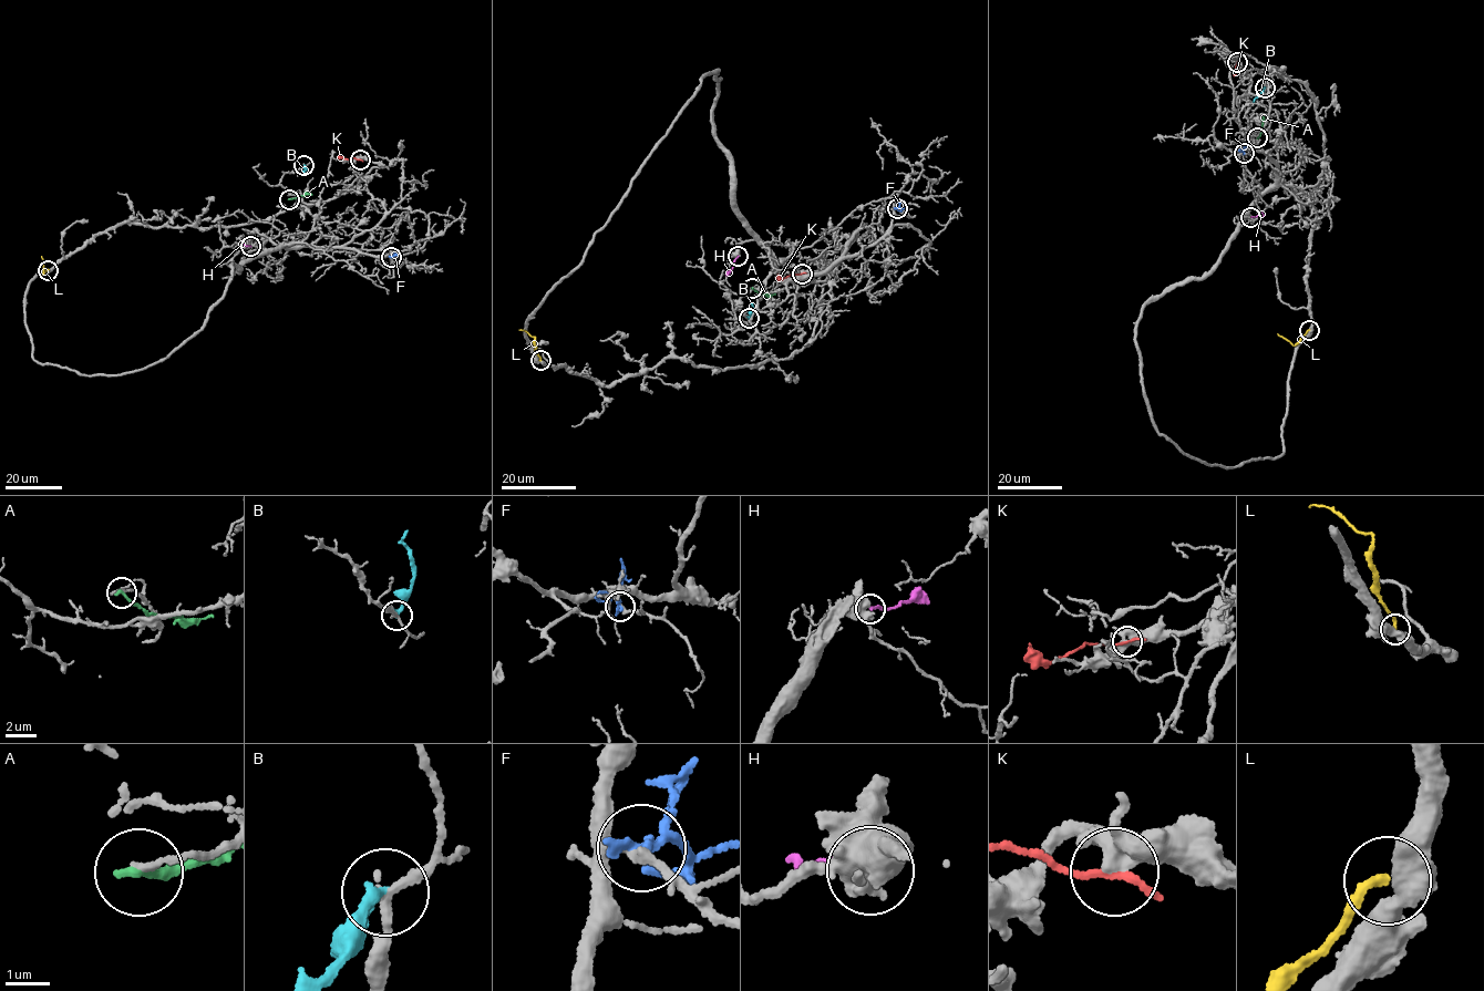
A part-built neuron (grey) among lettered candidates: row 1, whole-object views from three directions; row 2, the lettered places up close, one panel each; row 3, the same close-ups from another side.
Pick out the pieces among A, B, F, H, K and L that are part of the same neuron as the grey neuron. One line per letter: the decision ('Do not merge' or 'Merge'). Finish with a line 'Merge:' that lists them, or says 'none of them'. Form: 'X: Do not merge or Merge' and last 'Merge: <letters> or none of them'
A: Do not merge
B: Do not merge
F: Do not merge
H: Do not merge
K: Do not merge
L: Do not merge
Merge: none of them

